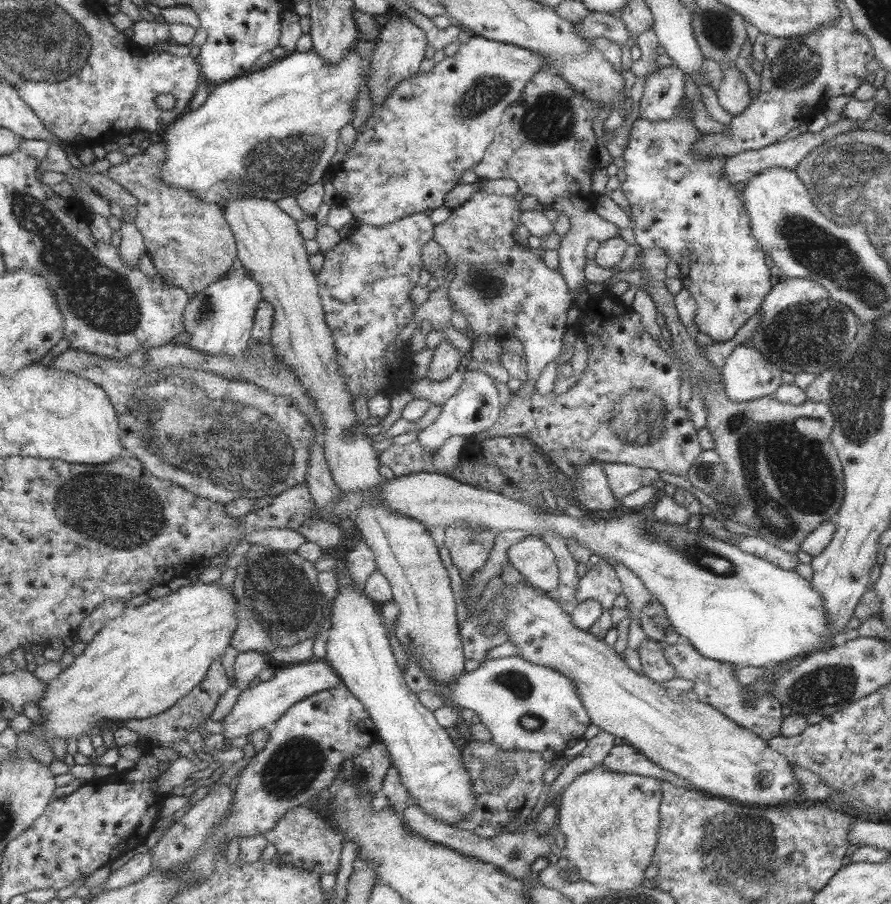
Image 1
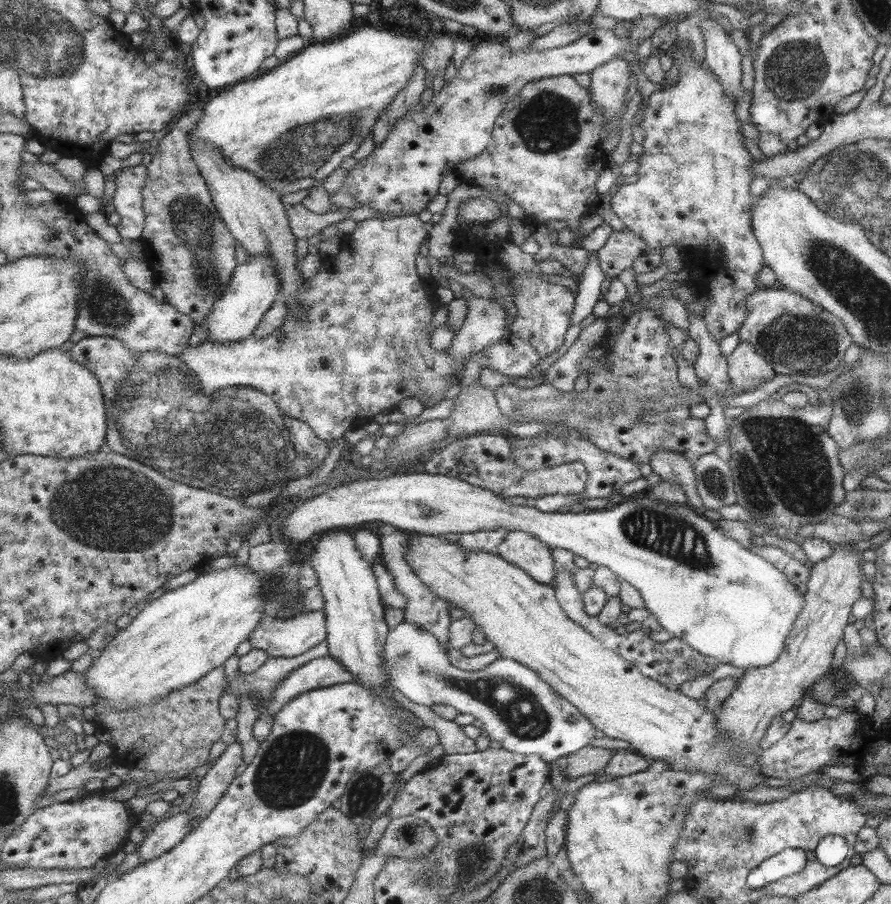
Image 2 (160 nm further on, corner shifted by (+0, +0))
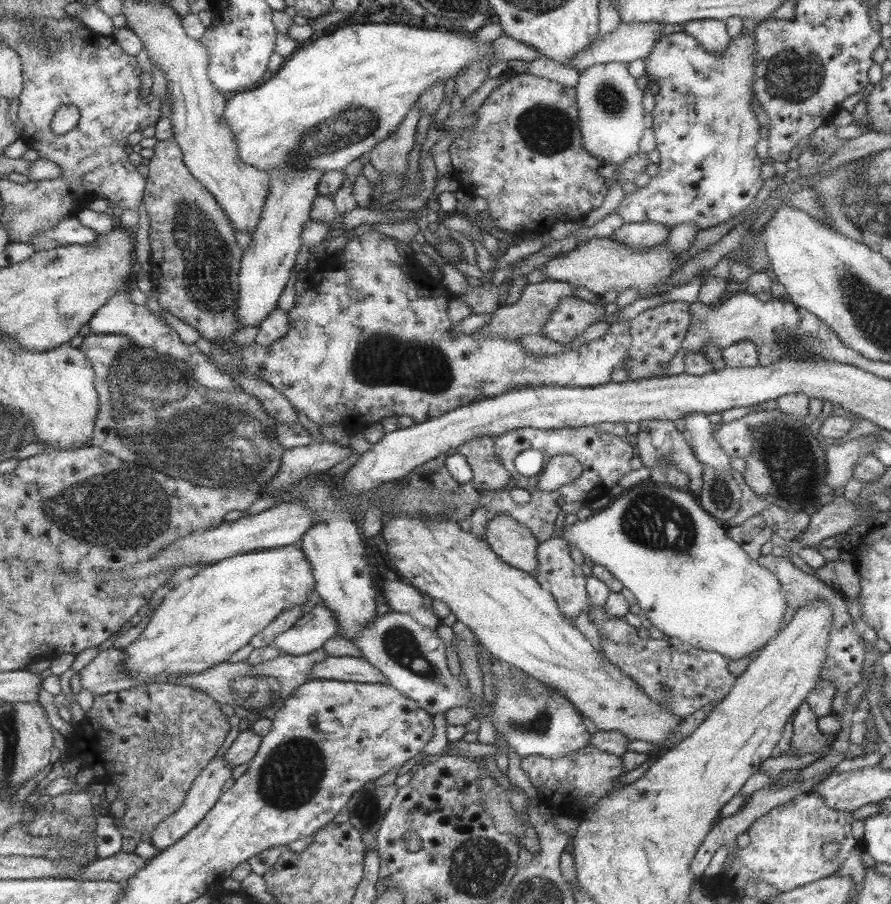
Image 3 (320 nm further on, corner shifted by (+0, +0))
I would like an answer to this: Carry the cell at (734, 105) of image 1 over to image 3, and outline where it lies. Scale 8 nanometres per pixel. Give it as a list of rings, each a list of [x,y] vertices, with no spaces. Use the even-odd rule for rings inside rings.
[[[709,19],[691,20],[690,23],[685,23],[684,25],[684,34],[699,41],[699,44],[702,44],[702,47],[707,52],[714,55],[720,55],[721,51],[725,51],[730,42],[723,21]]]

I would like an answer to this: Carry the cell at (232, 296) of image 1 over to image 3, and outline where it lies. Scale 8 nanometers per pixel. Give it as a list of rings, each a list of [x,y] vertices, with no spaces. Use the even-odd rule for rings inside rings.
[[[306,168],[299,172],[291,172],[287,176],[283,169],[270,172],[271,190],[266,202],[266,210],[258,224],[257,232],[252,234],[252,242],[248,245],[242,260],[240,274],[240,307],[238,319],[243,326],[259,325],[277,309],[281,294],[285,292],[291,272],[297,264],[297,256],[301,252],[303,231],[312,220],[314,202],[318,199],[319,184],[323,171]]]

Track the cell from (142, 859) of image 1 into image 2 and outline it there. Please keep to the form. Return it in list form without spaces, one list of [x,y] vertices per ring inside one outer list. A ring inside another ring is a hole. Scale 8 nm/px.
[[[185,811],[156,823],[139,848],[142,862],[173,850],[194,828],[194,820],[190,816],[192,814]]]

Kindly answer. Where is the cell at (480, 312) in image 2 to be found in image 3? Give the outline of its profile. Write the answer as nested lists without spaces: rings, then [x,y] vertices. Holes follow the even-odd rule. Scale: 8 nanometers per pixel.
[[[545,279],[538,283],[527,284],[523,287],[519,299],[511,305],[503,304],[490,314],[491,321],[477,331],[486,335],[497,335],[508,339],[518,340],[526,334],[540,334],[540,330],[549,320],[554,308],[557,308],[560,298],[567,298],[573,295],[573,288],[566,282],[557,282]]]

